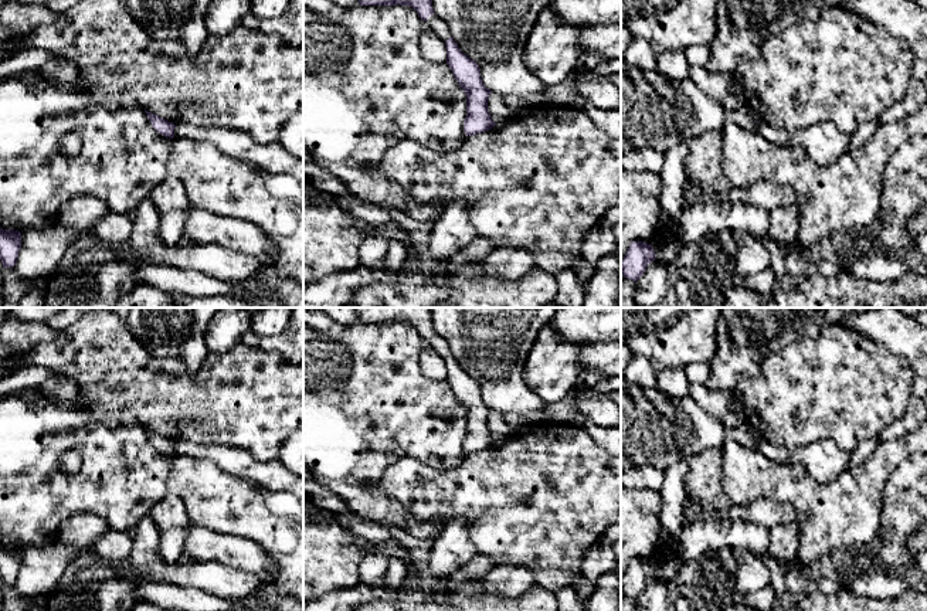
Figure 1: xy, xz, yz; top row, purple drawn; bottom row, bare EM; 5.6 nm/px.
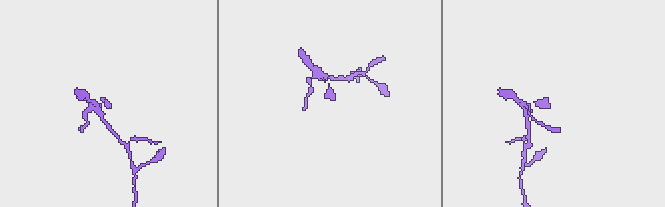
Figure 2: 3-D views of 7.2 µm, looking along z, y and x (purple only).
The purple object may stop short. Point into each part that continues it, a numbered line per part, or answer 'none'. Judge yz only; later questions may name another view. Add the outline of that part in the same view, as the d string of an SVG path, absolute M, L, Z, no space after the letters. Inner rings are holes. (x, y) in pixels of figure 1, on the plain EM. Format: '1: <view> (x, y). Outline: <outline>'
none

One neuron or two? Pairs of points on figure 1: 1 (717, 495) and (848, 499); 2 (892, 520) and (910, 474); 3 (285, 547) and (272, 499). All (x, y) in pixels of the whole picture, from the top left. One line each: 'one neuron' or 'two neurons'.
1: two neurons
2: one neuron
3: two neurons

